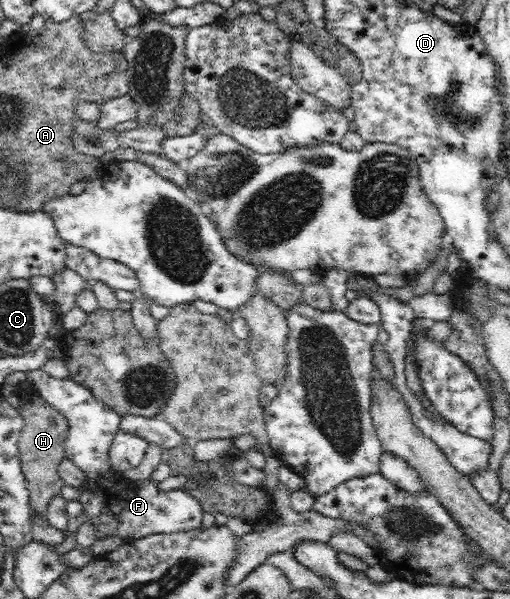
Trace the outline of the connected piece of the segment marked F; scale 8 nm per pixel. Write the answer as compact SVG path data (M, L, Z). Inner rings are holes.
M44 369L30 370L28 382L36 386L36 390L42 394L42 398L51 404L60 414L63 414L70 424L67 435L65 454L82 471L82 484L79 490L78 503L82 505L87 514L87 520L95 526L95 534L98 539L118 535L125 540L134 540L156 534L156 532L186 532L203 526L203 509L199 501L194 499L184 489L160 492L158 486L152 480L132 483L130 480L120 478L120 474L112 470L109 449L119 432L121 416L100 402L93 391L84 385L72 380L70 377L57 379ZM92 494L99 497L99 505L108 502L106 508L90 507Z

